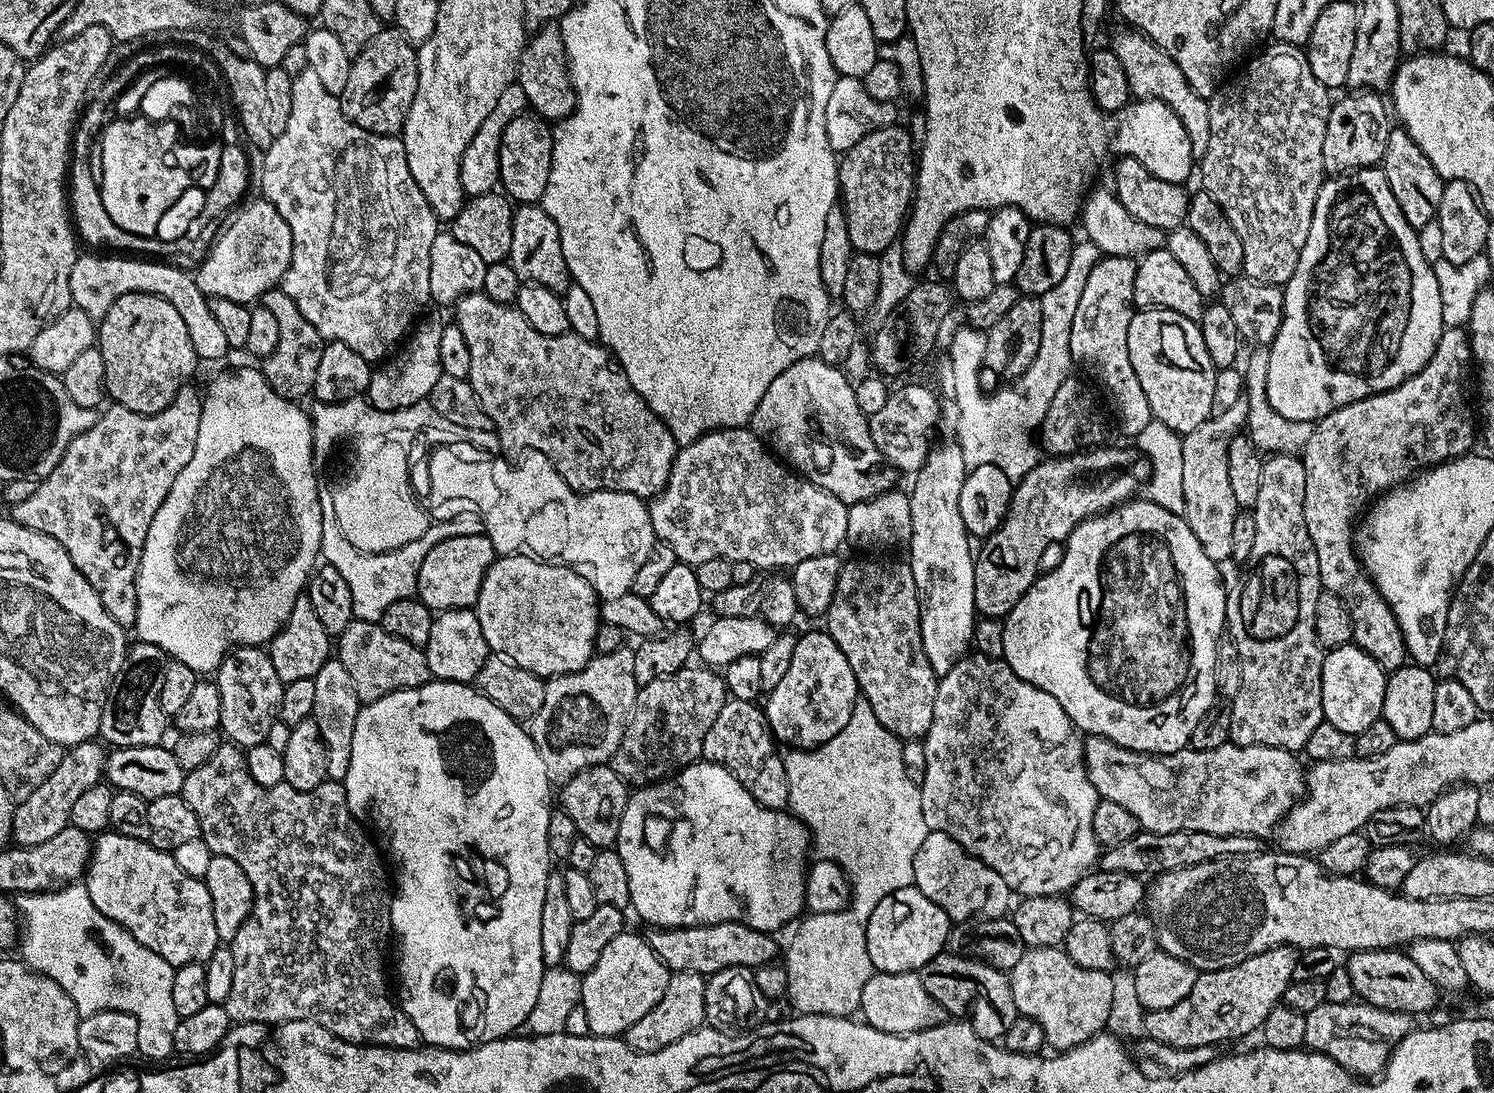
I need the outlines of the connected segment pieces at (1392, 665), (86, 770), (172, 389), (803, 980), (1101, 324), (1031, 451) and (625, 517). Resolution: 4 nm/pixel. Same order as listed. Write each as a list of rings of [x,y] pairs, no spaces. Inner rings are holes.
[[[1445,327],[1430,362],[1426,362],[1422,371],[1390,390],[1350,402],[1350,406],[1342,406],[1326,414],[1326,418],[1315,421],[1310,442],[1306,442],[1302,453],[1306,470],[1306,530],[1310,534],[1310,542],[1314,542],[1314,554],[1318,554],[1321,589],[1342,598],[1346,610],[1350,610],[1350,622],[1354,622],[1352,643],[1366,650],[1366,654],[1370,654],[1370,658],[1374,658],[1385,673],[1409,663],[1408,647],[1386,598],[1382,598],[1356,555],[1354,533],[1369,505],[1389,488],[1397,488],[1433,464],[1442,464],[1445,460],[1466,456],[1473,451],[1472,439],[1478,436],[1478,420],[1475,415],[1472,417],[1474,404],[1468,401],[1468,368],[1464,365],[1472,363],[1472,341],[1467,331],[1463,327]]]
[[[87,740],[67,749],[58,766],[54,766],[54,774],[50,774],[50,778],[46,778],[46,782],[42,782],[42,786],[30,794],[30,798],[15,805],[11,839],[19,847],[29,848],[47,842],[49,838],[54,838],[54,834],[58,834],[58,830],[69,827],[70,809],[74,807],[76,799],[90,790],[90,786],[101,783],[105,755],[105,745],[96,740]]]
[[[145,292],[122,294],[122,298],[115,300],[110,310],[99,317],[98,347],[102,363],[106,366],[104,391],[107,399],[143,416],[153,416],[166,410],[178,389],[193,379],[192,375],[198,367],[194,342],[190,342],[190,330],[186,330],[186,322],[182,322],[178,310],[174,310],[174,306],[166,302],[166,298],[158,298]]]
[[[857,698],[854,714],[850,714],[850,722],[846,722],[846,726],[842,726],[842,730],[834,734],[830,742],[820,744],[817,748],[788,750],[783,753],[790,785],[788,808],[792,815],[808,827],[815,855],[840,866],[852,884],[852,898],[844,909],[830,914],[813,912],[805,915],[795,925],[796,933],[788,948],[786,944],[782,956],[782,963],[788,970],[786,1000],[796,1007],[797,1013],[806,1016],[847,1017],[859,1013],[862,990],[874,971],[870,954],[866,954],[866,922],[870,922],[874,906],[878,906],[886,894],[894,894],[894,890],[914,885],[914,854],[918,854],[918,846],[922,846],[929,830],[926,818],[922,818],[920,786],[910,782],[902,762],[903,749],[902,741],[890,734],[890,730],[886,730],[878,718],[874,718],[870,702]]]
[[[1104,256],[1090,270],[1090,278],[1086,278],[1086,286],[1082,290],[1082,298],[1078,302],[1078,310],[1074,310],[1074,326],[1070,332],[1070,354],[1073,365],[1085,368],[1102,387],[1108,391],[1112,399],[1112,408],[1116,411],[1116,420],[1128,438],[1135,438],[1154,422],[1150,402],[1146,402],[1146,393],[1138,382],[1138,374],[1134,374],[1134,366],[1130,366],[1130,346],[1126,346],[1126,334],[1130,334],[1130,318],[1134,311],[1134,278],[1137,261],[1131,256]]]
[[[961,325],[948,344],[946,362],[954,379],[950,394],[956,406],[956,433],[954,439],[962,450],[965,469],[972,471],[978,466],[994,465],[1013,484],[1020,483],[1040,461],[1040,450],[1036,445],[1036,433],[1045,420],[1040,412],[1024,412],[1024,404],[1016,408],[1020,392],[1024,392],[1018,380],[1005,383],[994,394],[986,394],[980,388],[980,372],[983,369],[986,334]]]
[[[527,451],[517,460],[520,461],[516,465],[500,464],[493,470],[492,480],[496,483],[496,501],[489,506],[488,513],[482,516],[483,531],[490,538],[497,556],[534,556],[538,560],[548,561],[549,564],[567,564],[580,572],[582,578],[589,580],[592,589],[601,601],[618,598],[622,594],[631,592],[634,586],[634,577],[638,574],[639,568],[642,567],[642,562],[646,562],[646,554],[650,554],[650,550],[658,543],[654,534],[654,526],[650,522],[648,504],[641,497],[625,492],[605,492],[603,490],[598,492],[576,492],[570,486],[566,486],[562,474],[558,474],[558,470],[554,470],[554,466],[550,462],[550,458],[546,458],[546,454]]]

